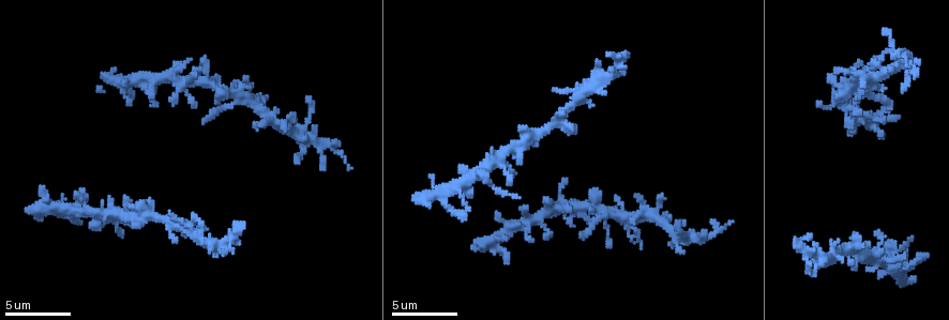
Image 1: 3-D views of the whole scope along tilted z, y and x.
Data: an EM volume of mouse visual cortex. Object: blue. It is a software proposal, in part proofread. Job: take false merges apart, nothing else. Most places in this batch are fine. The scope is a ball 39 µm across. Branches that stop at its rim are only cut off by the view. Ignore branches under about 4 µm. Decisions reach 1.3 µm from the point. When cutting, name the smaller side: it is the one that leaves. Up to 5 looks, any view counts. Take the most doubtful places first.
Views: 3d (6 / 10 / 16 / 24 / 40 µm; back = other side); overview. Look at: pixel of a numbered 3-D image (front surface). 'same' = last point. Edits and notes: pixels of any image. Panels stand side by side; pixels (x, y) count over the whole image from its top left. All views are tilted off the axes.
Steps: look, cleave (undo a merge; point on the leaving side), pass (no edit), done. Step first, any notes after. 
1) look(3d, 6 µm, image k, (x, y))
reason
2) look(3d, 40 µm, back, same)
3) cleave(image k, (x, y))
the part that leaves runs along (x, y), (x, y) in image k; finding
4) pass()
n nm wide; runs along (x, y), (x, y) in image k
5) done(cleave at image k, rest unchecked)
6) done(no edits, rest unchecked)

look(3d, 10 µm, image 1, (95, 215))
four-way junction

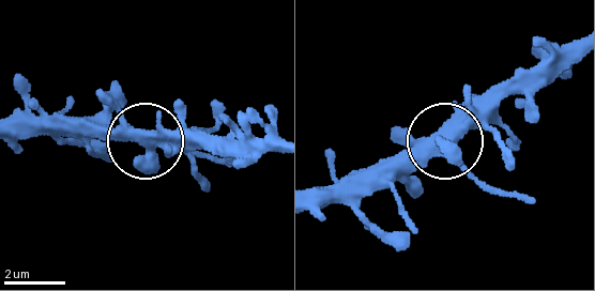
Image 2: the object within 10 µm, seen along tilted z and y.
pass()
continuous, no second neuron

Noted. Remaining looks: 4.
look(3d, 10 µm, image 1, (235, 101))
small branch off a trunk

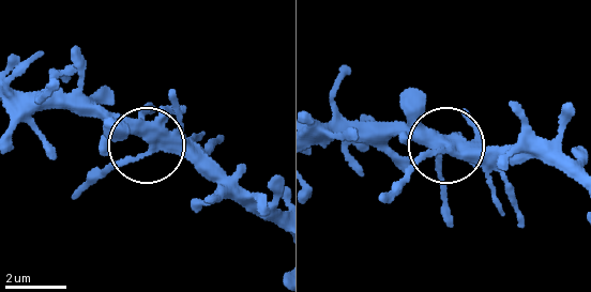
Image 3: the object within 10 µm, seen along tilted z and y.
pass()
320 nm wide; runs along (316, 139), (440, 141), (440, 150), (382, 193) in image 3; continuous, no second neuron

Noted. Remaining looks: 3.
look(3d, 10 µm, image 1, (838, 252))
a narrow waist

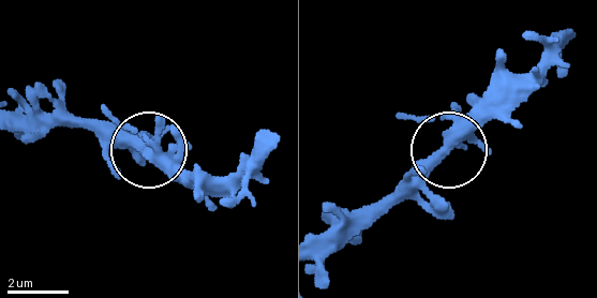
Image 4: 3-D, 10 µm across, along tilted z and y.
pass()
all the same neuron

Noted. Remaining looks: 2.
done(no edits, rest unchecked)

